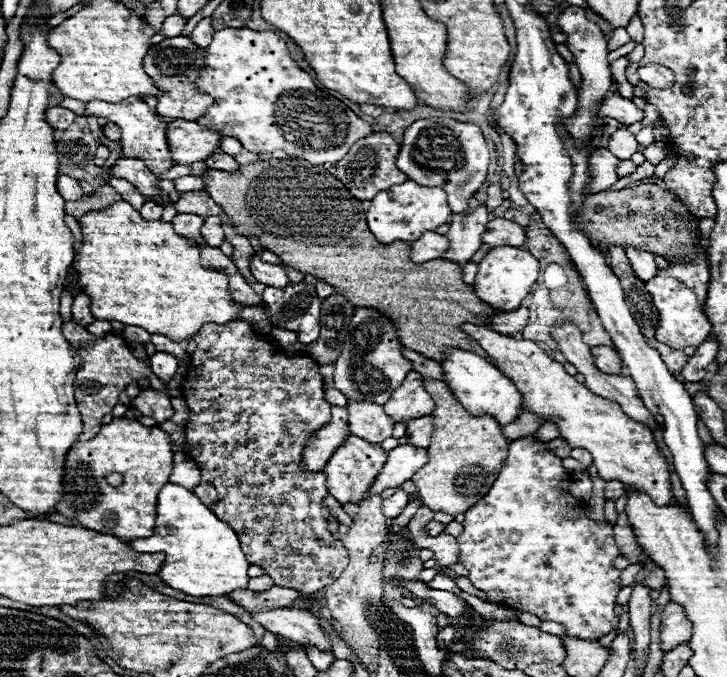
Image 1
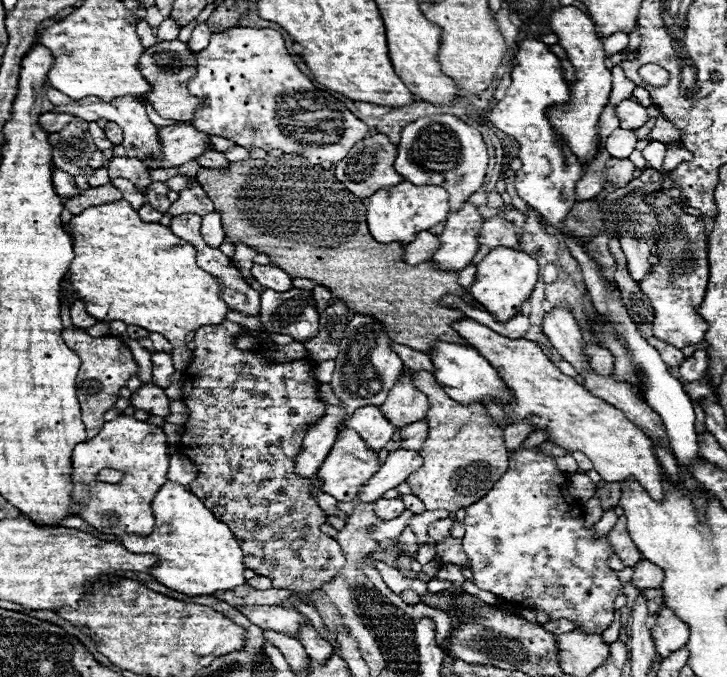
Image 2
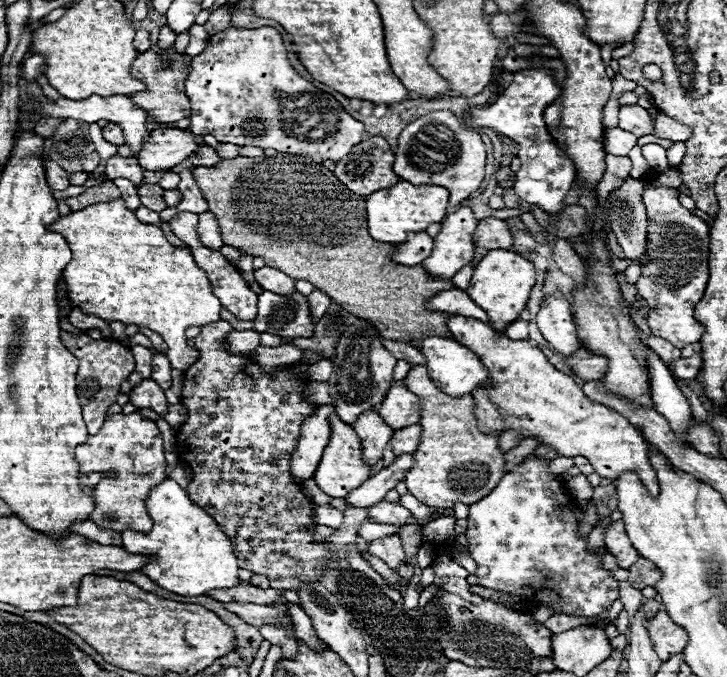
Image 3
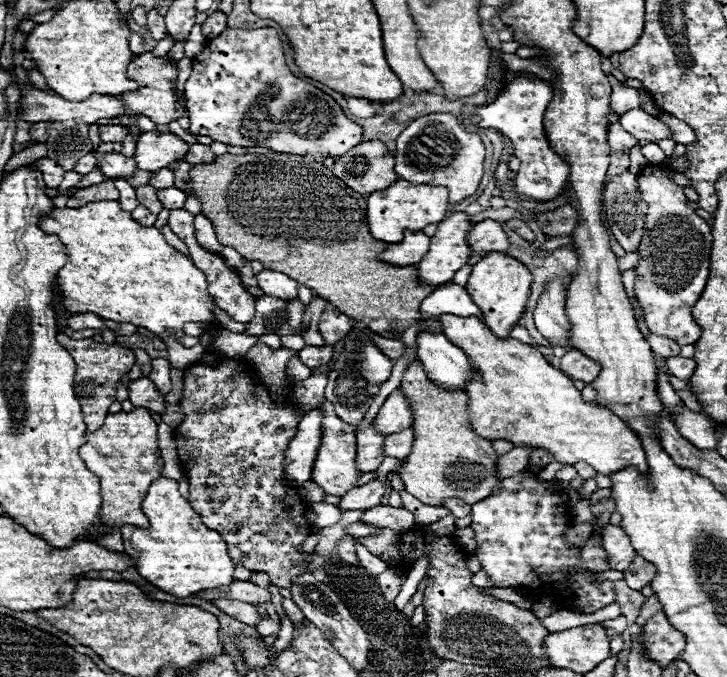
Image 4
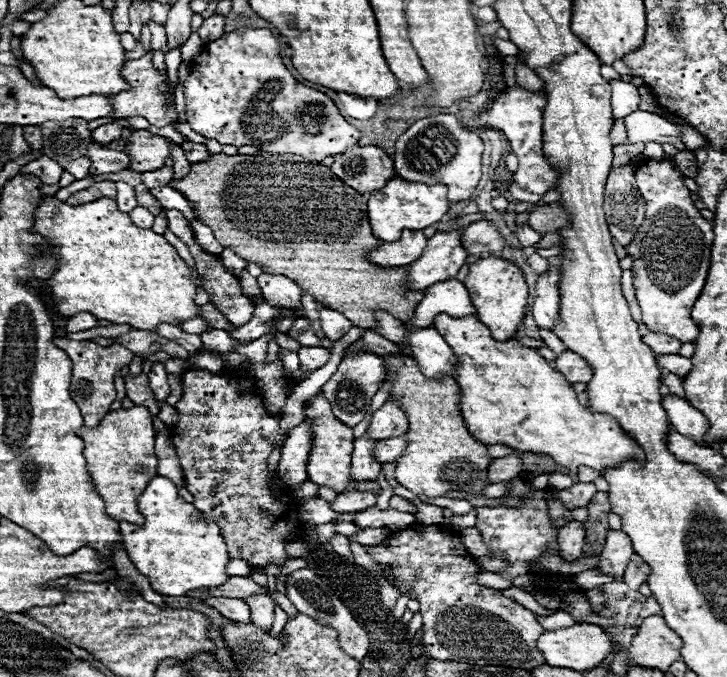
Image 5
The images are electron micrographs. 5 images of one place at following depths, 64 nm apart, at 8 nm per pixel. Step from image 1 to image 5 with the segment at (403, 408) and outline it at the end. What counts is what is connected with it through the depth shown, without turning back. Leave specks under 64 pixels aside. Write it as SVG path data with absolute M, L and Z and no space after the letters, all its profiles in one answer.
M388 400L378 412L374 412L370 426L368 426L368 436L384 440L384 438L394 438L400 436L408 430L408 416L400 408L396 400Z

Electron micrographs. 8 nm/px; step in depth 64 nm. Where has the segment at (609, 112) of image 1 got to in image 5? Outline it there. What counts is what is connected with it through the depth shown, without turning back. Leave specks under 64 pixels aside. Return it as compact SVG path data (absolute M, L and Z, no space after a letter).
M636 110L624 118L628 140L630 142L670 142L678 150L684 150L684 144L680 140L680 128L670 124L666 118L658 114L650 114L644 110Z

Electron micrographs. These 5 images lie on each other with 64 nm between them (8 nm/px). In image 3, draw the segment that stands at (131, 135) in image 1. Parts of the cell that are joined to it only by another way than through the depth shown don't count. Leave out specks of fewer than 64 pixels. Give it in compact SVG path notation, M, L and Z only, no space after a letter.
M44 96L36 98L36 108L40 108L40 116L42 118L74 118L74 120L82 120L82 122L98 122L98 120L108 120L114 124L120 124L124 132L125 144L132 150L134 156L138 156L138 152L144 146L144 140L148 138L148 130L146 130L146 112L142 108L134 108L130 96L110 96L110 98L102 98L102 96L90 96L88 100L66 100L60 98L56 102L50 102Z

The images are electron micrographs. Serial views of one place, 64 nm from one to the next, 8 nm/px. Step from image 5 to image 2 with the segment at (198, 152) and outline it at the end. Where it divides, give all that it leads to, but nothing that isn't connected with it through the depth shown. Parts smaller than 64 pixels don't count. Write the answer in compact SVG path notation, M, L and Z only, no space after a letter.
M210 150L210 152L202 154L198 158L198 162L202 166L208 166L208 168L228 168L230 166L230 160L226 160L226 156L220 154L220 152L216 152L216 150Z

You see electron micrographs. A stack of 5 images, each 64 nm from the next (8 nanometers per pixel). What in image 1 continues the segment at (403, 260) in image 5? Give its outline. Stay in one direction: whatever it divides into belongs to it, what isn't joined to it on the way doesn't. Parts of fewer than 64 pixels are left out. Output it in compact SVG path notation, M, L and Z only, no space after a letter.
M424 232L420 240L412 242L412 262L428 262L442 258L450 248L450 242L444 234Z

